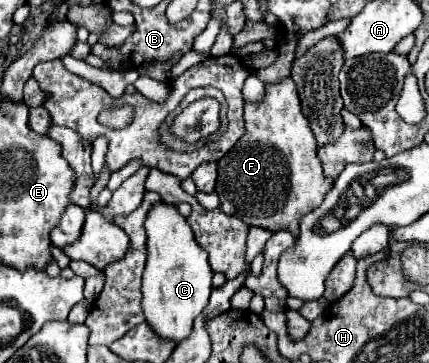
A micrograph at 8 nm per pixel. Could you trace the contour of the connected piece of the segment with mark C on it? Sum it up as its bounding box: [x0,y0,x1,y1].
[142,202,212,344]

